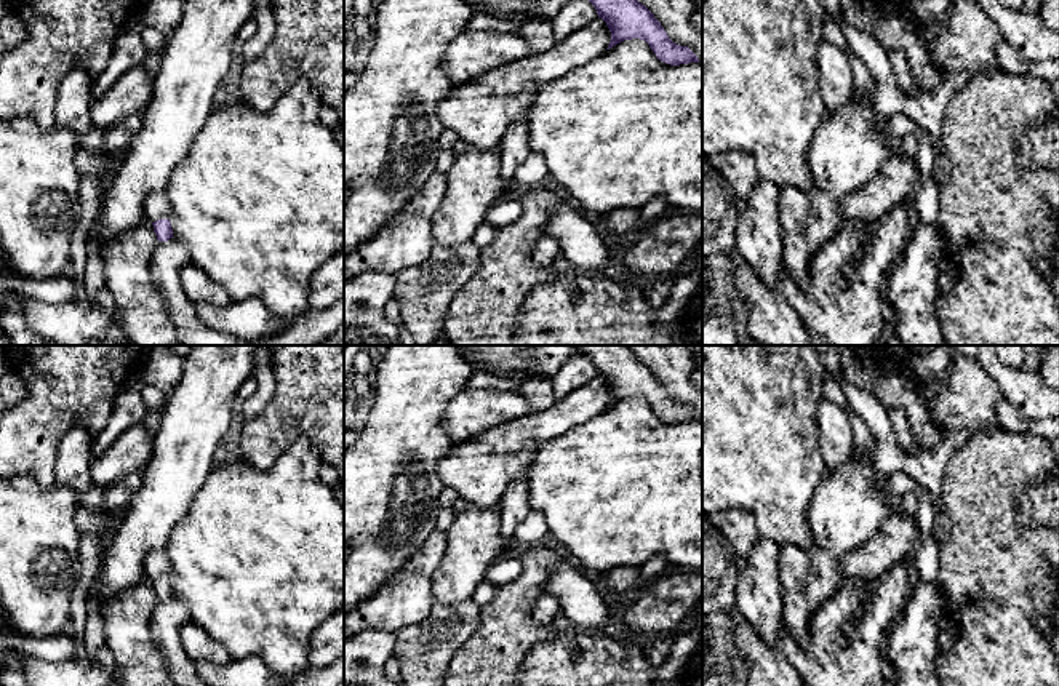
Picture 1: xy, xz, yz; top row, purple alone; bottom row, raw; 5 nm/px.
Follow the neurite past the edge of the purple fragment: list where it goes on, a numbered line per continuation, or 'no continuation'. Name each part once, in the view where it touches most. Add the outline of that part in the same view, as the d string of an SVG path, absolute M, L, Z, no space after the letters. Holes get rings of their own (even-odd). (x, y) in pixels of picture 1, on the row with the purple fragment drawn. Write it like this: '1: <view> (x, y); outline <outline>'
1: xy (157, 205); outline M152 192L144 200L144 211L146 217L150 222L155 222L158 219L170 219L171 217L171 203L166 197L166 192Z

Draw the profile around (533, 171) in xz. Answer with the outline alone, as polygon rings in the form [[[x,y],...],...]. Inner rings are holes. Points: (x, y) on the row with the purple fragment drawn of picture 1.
[[[531,152],[530,157],[517,168],[514,182],[525,187],[541,185],[549,176],[547,163],[537,152]]]

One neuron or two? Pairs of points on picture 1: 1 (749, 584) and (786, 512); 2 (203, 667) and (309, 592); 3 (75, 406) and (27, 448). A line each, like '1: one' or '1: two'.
1: two
2: two
3: one

